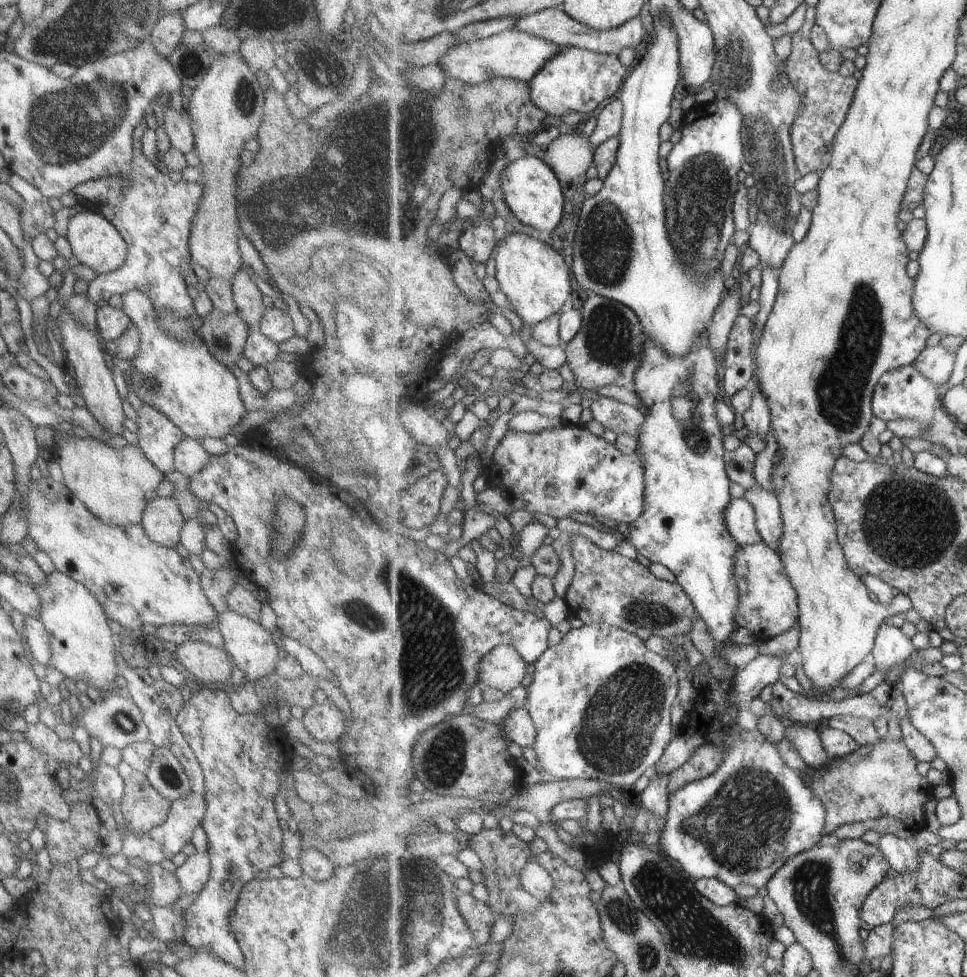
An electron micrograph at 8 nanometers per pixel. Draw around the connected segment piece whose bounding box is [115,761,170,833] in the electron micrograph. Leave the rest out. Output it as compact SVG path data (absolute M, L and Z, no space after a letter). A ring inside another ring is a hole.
M120 761L115 767L121 776L124 787L122 790L122 797L118 802L118 807L121 811L125 827L127 831L133 832L147 832L159 826L168 816L170 809L170 802L163 798L146 779L144 774L136 771L127 763Z

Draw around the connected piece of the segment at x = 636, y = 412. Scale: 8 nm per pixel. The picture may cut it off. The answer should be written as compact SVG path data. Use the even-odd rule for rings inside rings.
M601 397L591 404L593 418L617 435L630 434L640 438L644 414L635 406Z

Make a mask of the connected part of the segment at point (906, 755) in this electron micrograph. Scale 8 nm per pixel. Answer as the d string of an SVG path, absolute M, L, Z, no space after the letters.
M890 736L881 738L875 745L865 745L855 749L851 754L832 758L824 767L813 770L812 773L803 774L806 785L819 797L824 804L827 813L825 834L833 835L835 828L841 824L861 822L868 818L879 816L893 816L901 818L909 828L917 824L917 820L923 820L925 816L925 804L933 797L933 786L926 777L917 772L919 761L913 756L903 737L894 742Z

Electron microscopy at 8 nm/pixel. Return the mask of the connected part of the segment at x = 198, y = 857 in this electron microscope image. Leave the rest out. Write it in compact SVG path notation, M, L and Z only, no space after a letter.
M204 852L189 855L185 862L175 867L173 876L177 879L182 895L199 892L207 882L210 873L209 857Z

